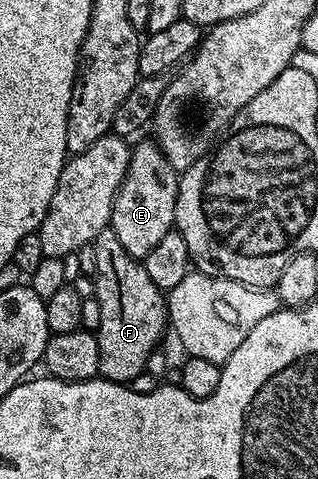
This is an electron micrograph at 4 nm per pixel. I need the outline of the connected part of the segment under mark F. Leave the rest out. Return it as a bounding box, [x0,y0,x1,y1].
[93,229,167,384]

